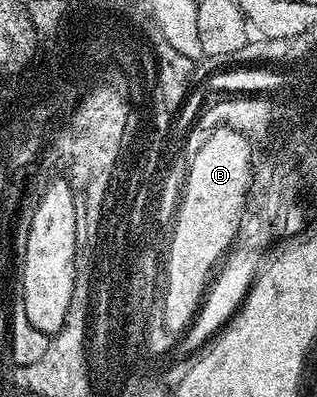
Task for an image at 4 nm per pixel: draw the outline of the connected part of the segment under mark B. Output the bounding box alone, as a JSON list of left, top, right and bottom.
[168,128,255,299]

